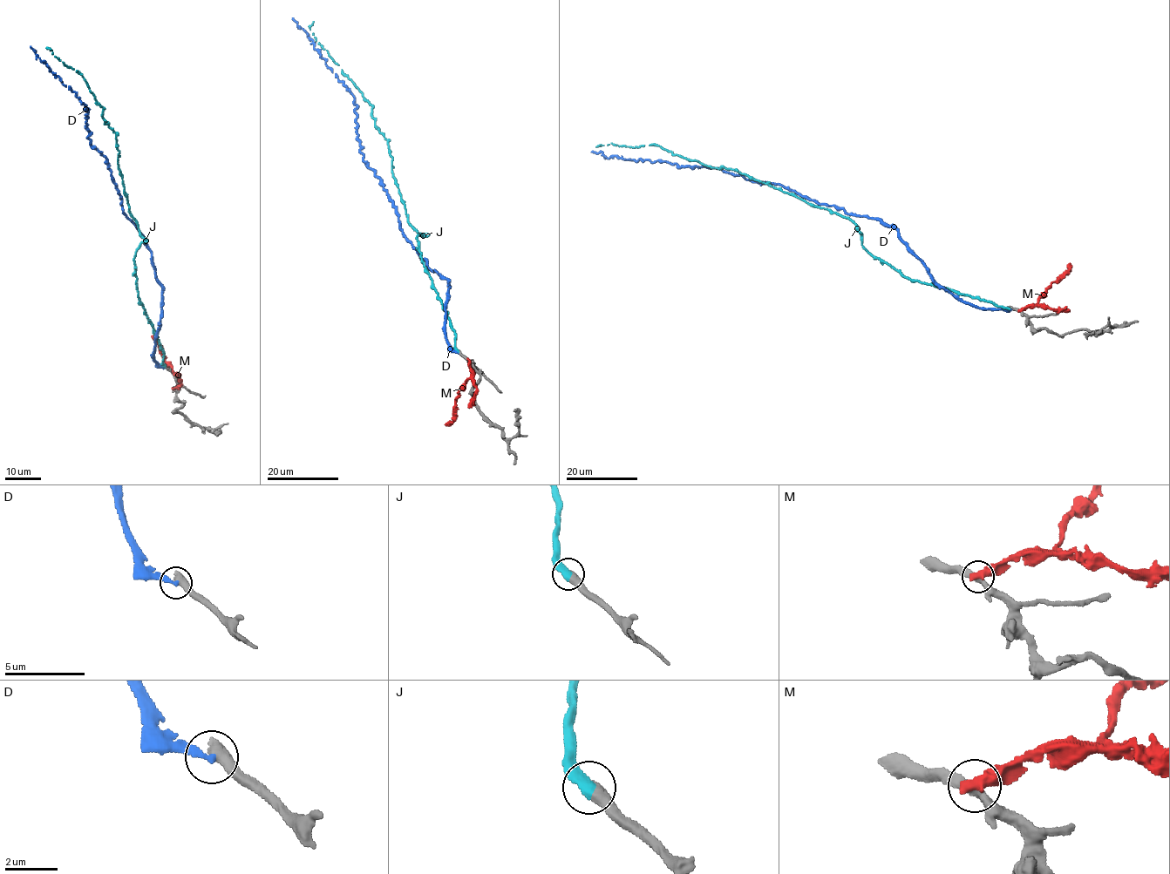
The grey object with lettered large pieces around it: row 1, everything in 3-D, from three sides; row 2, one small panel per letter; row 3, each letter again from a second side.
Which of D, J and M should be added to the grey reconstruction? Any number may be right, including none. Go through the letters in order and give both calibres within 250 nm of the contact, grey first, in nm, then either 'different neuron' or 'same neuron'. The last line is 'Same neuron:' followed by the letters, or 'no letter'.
D: 650/280 nm | different neuron
J: 600/480 nm | same neuron
M: 360/600 nm | different neuron
Same neuron: J

